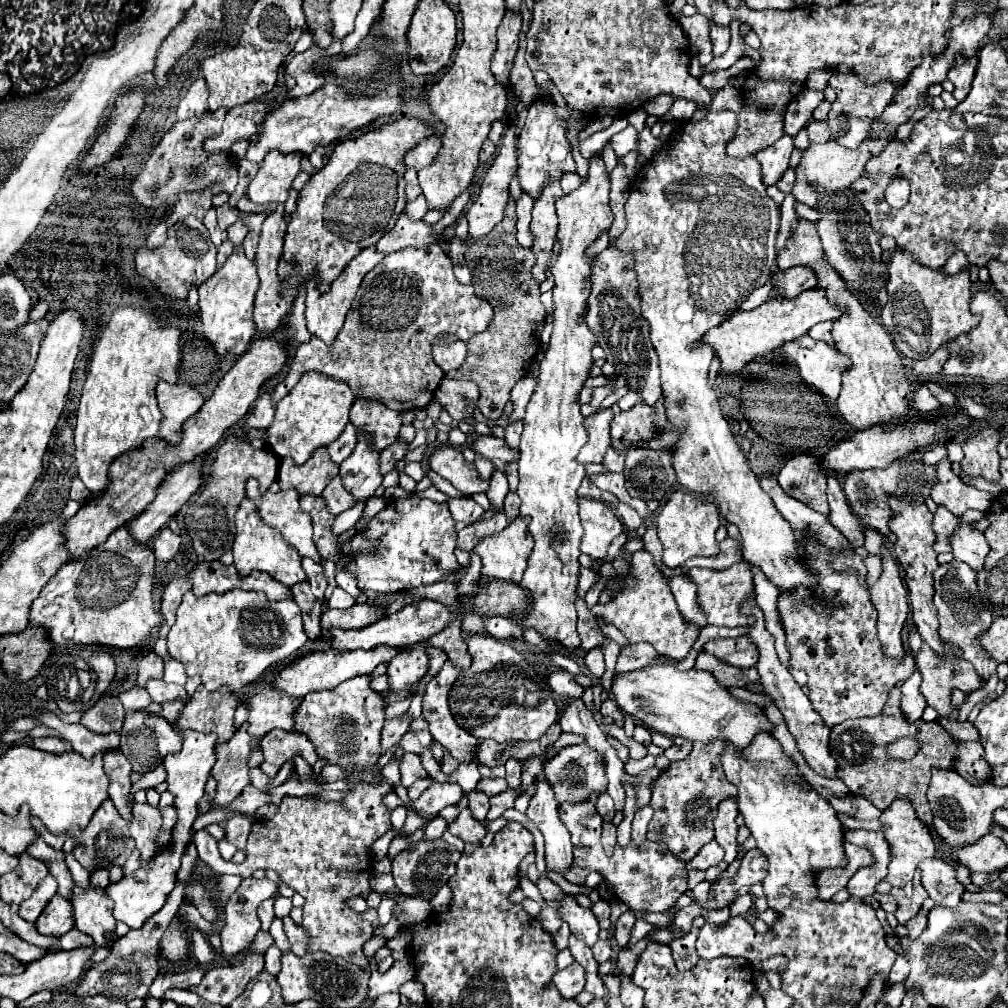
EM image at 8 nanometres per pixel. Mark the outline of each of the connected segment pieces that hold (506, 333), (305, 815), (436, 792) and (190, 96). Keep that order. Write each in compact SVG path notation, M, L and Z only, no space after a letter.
M510 196L505 207L503 220L487 238L471 242L465 252L465 264L471 268L475 290L493 306L493 320L485 332L475 334L467 342L467 356L461 368L449 372L447 378L471 380L479 386L479 410L485 418L497 420L503 416L503 408L509 400L511 388L529 374L535 354L539 350L539 336L545 326L545 306L540 300L539 283L531 274L535 265L535 254L517 244L516 202Z
M381 778L345 780L349 788L339 802L327 802L317 796L285 796L275 816L261 818L253 824L247 842L247 858L241 864L221 857L217 841L206 828L194 834L193 842L199 850L199 858L217 874L239 874L249 878L253 870L275 870L287 886L305 898L303 928L309 932L307 952L321 950L331 956L355 958L351 962L369 968L363 944L373 936L373 926L361 920L345 902L353 896L367 898L371 894L369 878L373 874L373 858L369 852L373 842L391 828L391 810L383 804L383 796L389 794L393 786Z
M433 782L431 788L427 788L419 800L405 804L405 808L413 808L423 820L425 824L431 822L441 808L449 806L449 804L457 804L459 798L465 792L459 788L459 784L451 784L451 782Z
M195 80L189 88L187 96L179 102L177 108L177 120L187 120L193 116L203 116L207 112L207 86L205 80Z

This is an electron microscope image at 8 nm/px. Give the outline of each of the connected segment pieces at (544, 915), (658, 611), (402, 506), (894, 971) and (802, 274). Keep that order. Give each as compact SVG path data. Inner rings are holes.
M550 906L542 908L536 919L542 928L551 935L555 935L562 925L562 920L557 910Z
M639 550L639 552L633 554L631 564L629 564L629 574L637 580L637 584L617 590L615 596L607 604L595 604L593 608L587 608L585 600L577 598L577 602L575 602L577 616L579 616L577 632L583 640L581 650L589 652L597 646L603 646L605 636L599 628L599 618L603 618L605 624L613 624L615 628L619 628L631 644L649 642L661 656L669 656L673 660L683 660L689 654L693 642L697 640L701 628L695 628L693 624L687 624L683 620L683 616L679 614L679 608L677 608L677 602L671 594L671 588L667 584L666 577L657 572L655 560L647 550ZM657 596L659 596L659 602L657 602Z
M415 494L407 500L389 500L371 520L369 528L349 542L353 562L345 570L357 574L359 590L369 598L413 590L421 584L435 584L445 580L453 570L461 570L453 554L457 532L449 506L429 498L417 498Z
M897 956L895 964L891 968L889 980L895 984L895 982L903 982L907 976L909 976L909 964L907 964L907 960L903 960L903 956Z
M793 266L789 270L777 270L773 274L773 290L783 292L783 296L799 296L799 292L817 286L817 276L813 268Z

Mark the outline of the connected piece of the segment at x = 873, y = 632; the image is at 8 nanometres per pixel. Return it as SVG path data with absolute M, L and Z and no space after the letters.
M811 544L803 546L811 552L815 568L819 568L819 596L835 600L835 616L823 620L821 616L815 616L803 600L795 600L795 596L779 596L779 612L787 634L787 648L791 652L791 668L805 670L813 710L829 728L849 718L877 716L887 702L889 690L899 680L907 680L913 674L915 658L911 652L905 652L903 658L885 656L881 642L877 640L877 612L871 604L869 590L859 586L855 572L847 572L847 576L843 576L843 572L831 572L819 548L811 548Z

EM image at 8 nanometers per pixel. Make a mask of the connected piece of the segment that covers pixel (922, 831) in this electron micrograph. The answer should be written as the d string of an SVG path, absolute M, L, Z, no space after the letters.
M899 798L887 810L883 810L881 822L887 824L885 836L887 836L887 842L893 848L893 862L889 864L889 874L887 874L885 880L891 886L897 886L897 888L903 888L905 892L911 892L911 880L913 880L913 874L917 870L917 864L921 860L925 860L925 858L933 858L935 856L935 842L931 838L931 832L915 816L915 808L913 808L909 798Z

